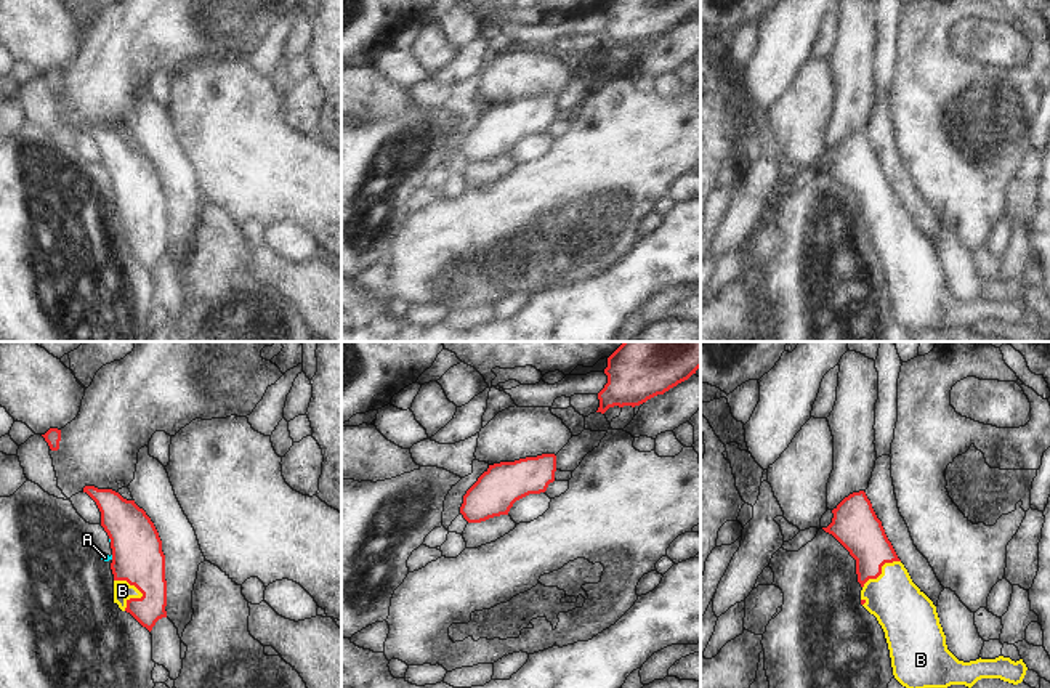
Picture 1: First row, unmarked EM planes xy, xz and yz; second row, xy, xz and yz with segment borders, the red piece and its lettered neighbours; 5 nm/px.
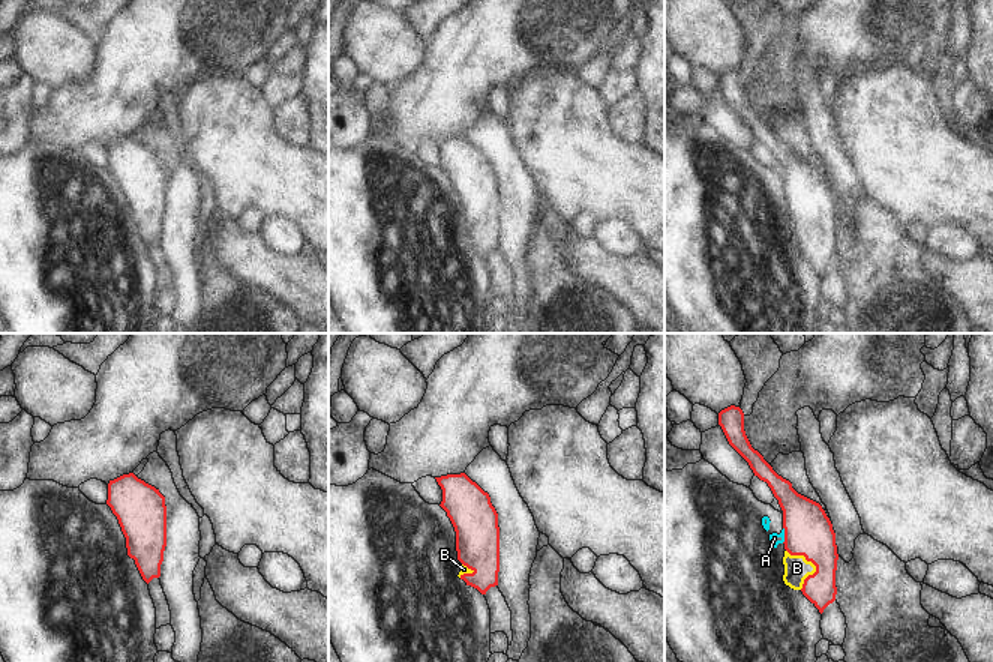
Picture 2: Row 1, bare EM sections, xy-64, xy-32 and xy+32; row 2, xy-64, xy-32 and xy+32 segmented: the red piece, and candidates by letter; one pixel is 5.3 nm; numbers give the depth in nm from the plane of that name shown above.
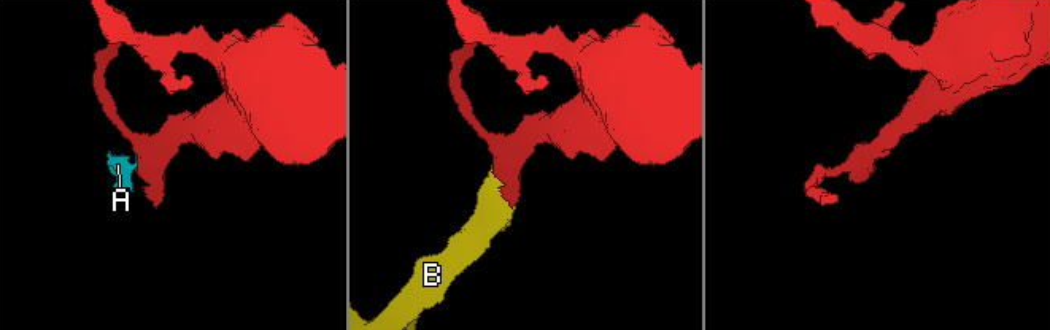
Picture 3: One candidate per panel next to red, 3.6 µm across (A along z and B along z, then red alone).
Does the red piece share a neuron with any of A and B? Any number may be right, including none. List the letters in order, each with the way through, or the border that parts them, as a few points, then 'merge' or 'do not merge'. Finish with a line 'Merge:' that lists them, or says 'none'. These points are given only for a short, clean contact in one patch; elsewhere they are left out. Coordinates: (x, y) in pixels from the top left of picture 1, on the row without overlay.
A: do not merge
B: merge
Merge: B

